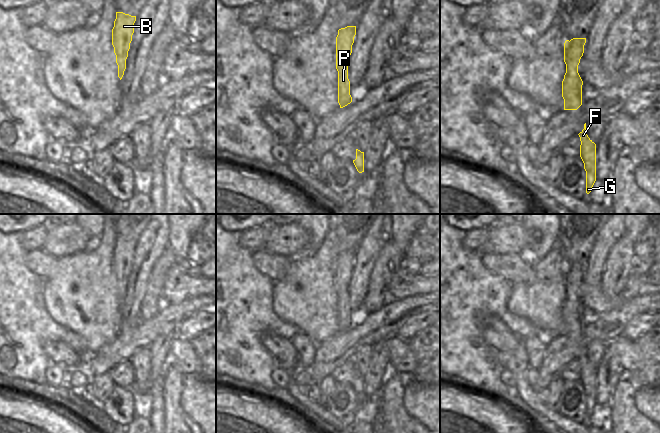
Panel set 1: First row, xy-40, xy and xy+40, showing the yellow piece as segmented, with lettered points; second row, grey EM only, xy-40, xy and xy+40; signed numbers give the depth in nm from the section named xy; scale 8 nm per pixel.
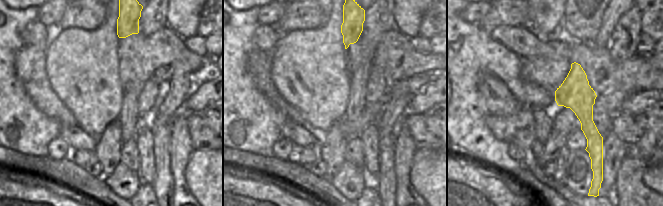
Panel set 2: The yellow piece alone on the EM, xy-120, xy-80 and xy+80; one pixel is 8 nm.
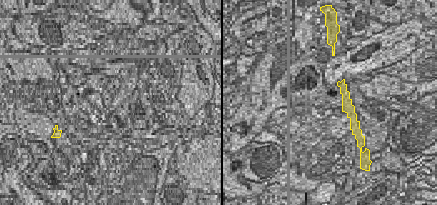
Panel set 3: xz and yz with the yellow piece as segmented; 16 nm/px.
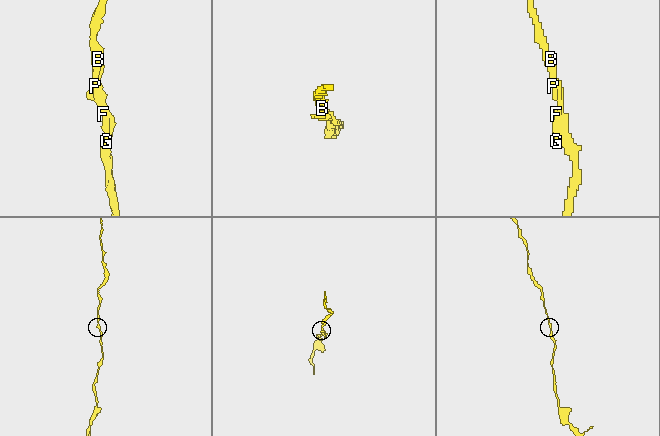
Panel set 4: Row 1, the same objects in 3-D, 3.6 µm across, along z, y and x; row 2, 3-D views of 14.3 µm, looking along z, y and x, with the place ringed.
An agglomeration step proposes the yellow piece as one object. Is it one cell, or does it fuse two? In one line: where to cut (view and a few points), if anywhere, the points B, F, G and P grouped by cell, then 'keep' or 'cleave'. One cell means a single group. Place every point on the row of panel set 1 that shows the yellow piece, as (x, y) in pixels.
cut none; groups B F G P; keep

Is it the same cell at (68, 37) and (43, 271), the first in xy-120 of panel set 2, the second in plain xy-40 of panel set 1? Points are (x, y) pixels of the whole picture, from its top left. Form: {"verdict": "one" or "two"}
{"verdict": "two"}

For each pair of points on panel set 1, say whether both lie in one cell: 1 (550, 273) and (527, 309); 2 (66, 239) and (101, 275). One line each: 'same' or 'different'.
1: same
2: different

